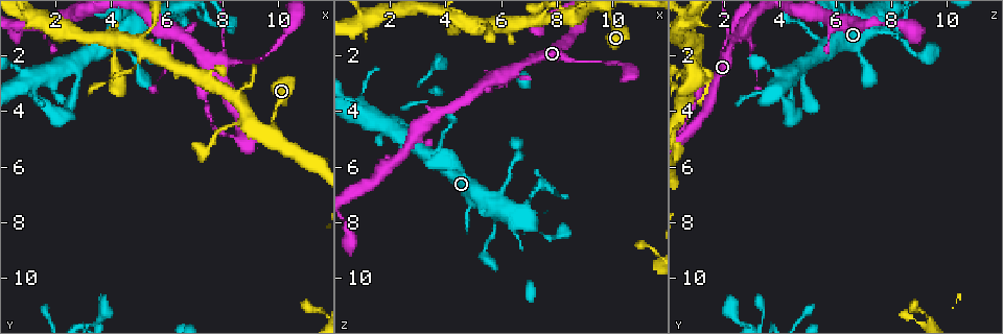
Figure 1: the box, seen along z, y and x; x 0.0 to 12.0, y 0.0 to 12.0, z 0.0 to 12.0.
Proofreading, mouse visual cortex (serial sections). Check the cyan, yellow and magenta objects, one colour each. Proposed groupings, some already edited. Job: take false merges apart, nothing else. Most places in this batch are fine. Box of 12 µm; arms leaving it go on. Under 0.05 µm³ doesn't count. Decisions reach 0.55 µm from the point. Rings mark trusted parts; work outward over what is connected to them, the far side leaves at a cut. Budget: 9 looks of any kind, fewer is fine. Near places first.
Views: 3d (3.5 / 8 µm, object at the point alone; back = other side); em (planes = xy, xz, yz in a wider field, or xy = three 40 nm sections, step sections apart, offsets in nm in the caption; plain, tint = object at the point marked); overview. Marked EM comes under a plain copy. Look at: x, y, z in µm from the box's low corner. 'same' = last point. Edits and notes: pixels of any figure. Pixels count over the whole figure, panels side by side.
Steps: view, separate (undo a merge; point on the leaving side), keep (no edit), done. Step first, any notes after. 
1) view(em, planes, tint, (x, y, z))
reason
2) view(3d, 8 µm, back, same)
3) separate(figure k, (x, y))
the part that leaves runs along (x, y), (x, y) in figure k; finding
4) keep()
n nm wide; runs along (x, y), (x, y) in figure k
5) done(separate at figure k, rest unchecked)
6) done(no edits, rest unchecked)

view(3d, 3.5 µm, back, (6.5, 1.2, 2.5))
arms part here

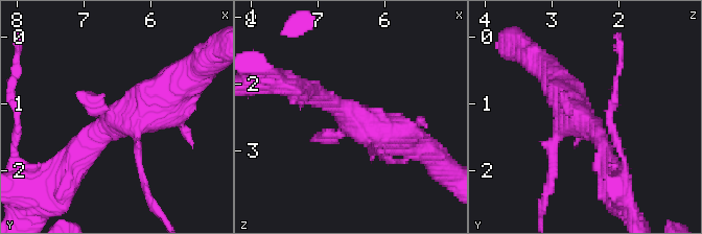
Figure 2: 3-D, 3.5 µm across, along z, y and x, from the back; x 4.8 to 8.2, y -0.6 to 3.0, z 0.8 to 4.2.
view(em, xy, step 1, tint, (6.55, 1.25, 2.50))
now the EM

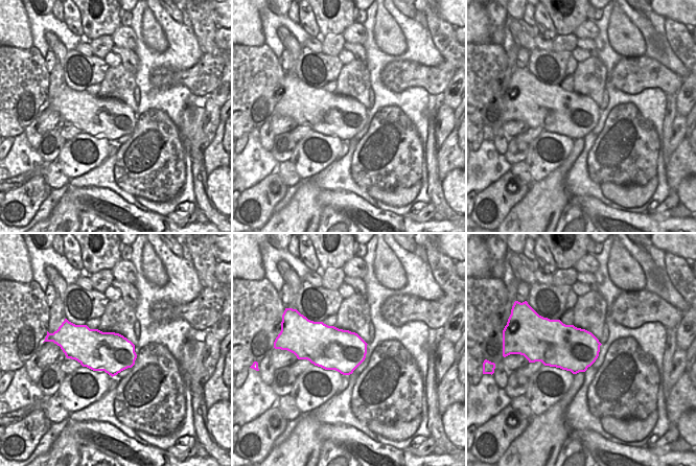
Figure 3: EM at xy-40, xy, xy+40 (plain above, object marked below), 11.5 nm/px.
view(em, xy, step 3, tint, same)
cut it another way

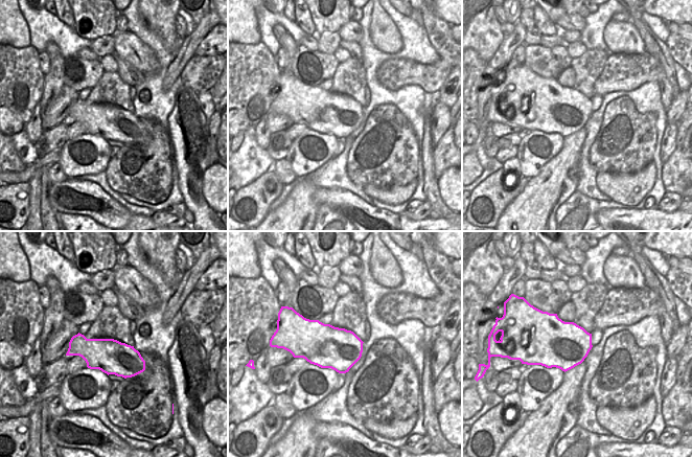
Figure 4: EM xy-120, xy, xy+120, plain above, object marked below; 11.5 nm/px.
keep()
runs along (80, 154), (187, 76) in figure 2; continuous, no second cell

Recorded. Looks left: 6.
view(3d, 3.5 µm, back, (5.8, 0.9, 7.7))

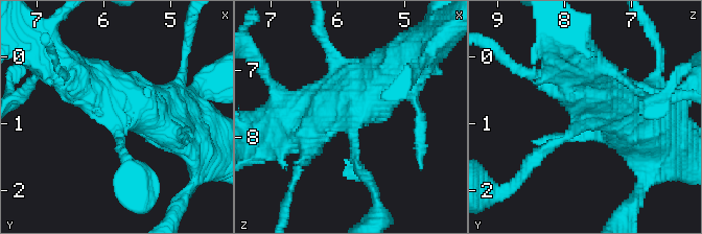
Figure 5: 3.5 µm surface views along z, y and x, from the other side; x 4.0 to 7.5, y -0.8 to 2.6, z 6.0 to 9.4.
view(em, xy, step 1, tint, (5.80, 0.90, 7.65))

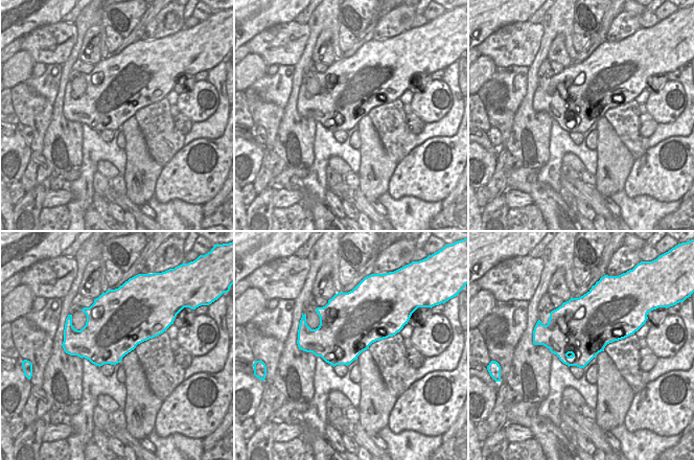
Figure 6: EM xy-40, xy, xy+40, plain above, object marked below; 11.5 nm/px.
keep()
runs along (406, 61), (352, 98), (297, 122) in figure 5; all the same cell

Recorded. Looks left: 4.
view(3d, 3.5 µm, (8.9, 2.2, 2.2))
narrows sharply

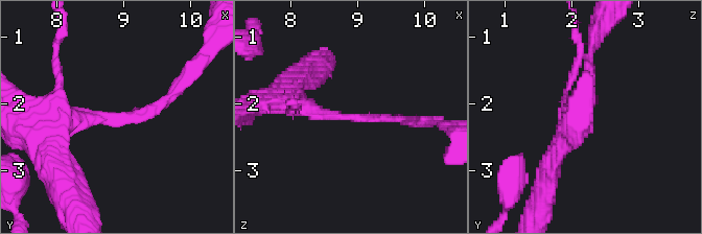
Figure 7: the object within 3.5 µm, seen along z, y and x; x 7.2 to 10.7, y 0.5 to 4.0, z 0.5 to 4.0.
view(em, xy, step 2, tint, (8.85, 2.25, 2.20))
arms of 150, 350 nm; now the EM

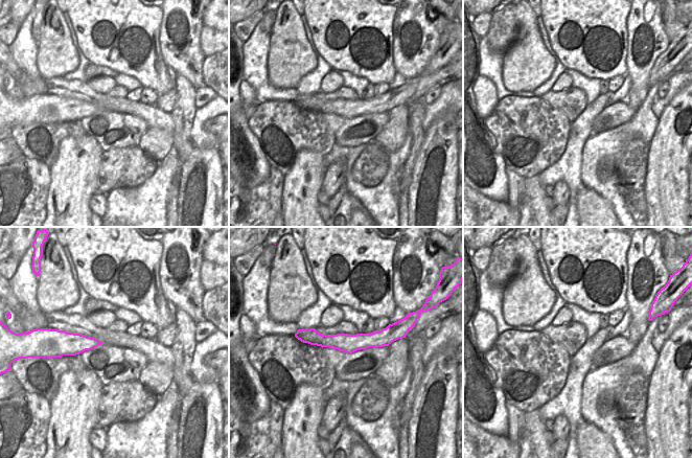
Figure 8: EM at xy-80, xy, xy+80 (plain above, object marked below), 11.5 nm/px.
keep()
all the same cell

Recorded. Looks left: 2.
done(no edits, rest unchecked)

